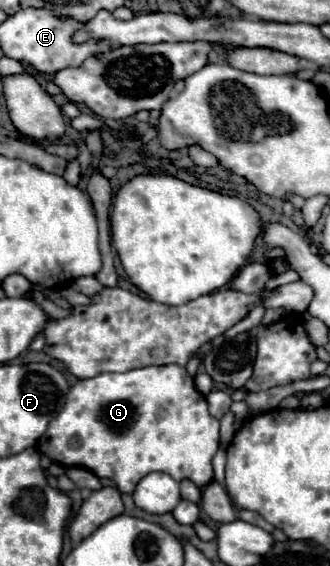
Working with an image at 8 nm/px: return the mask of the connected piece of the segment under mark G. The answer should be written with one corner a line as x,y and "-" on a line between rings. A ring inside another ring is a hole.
161,365
161,367
145,367
145,369
133,369
127,373
101,373
97,377
91,379
81,379
77,381
69,393
67,393
67,403
63,407
63,411
49,423
45,435
39,439
39,449
41,453
45,453
51,461
63,465
63,467
85,467
89,471
93,471
97,477
107,477
113,479
119,487
121,493
131,493
137,485
137,481
141,481
141,477
145,477
145,473
151,471
163,471
169,473
175,481
181,479
191,479
197,487
205,487
207,483
213,481
213,465
211,459
215,455
219,447
219,419
215,419
209,409
207,409
207,401
205,395
201,395
195,385
193,385
193,377
189,377
189,373
185,371
185,367
181,365

